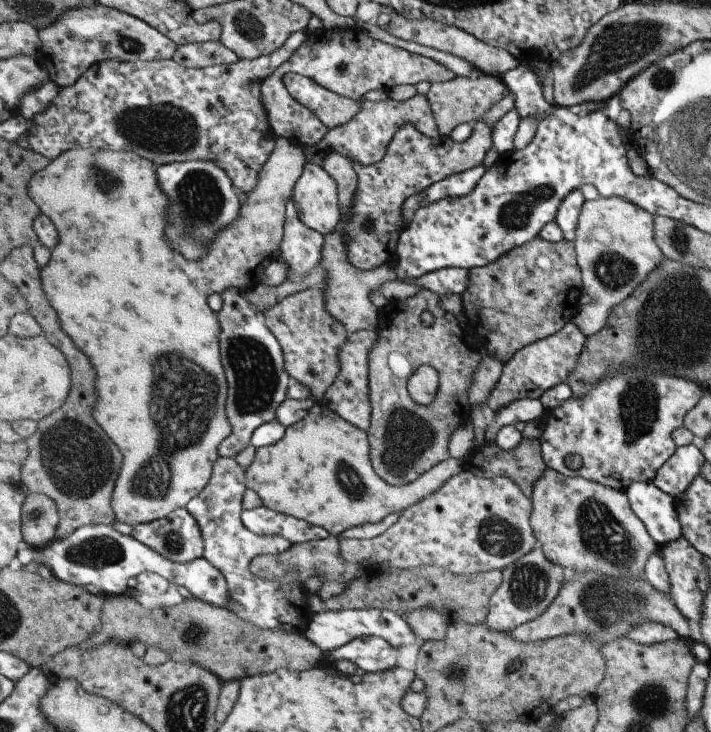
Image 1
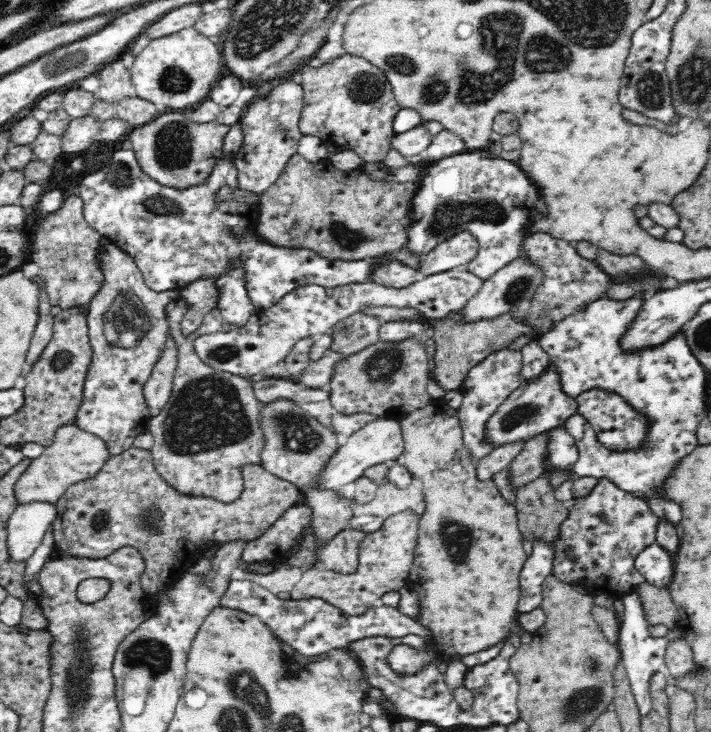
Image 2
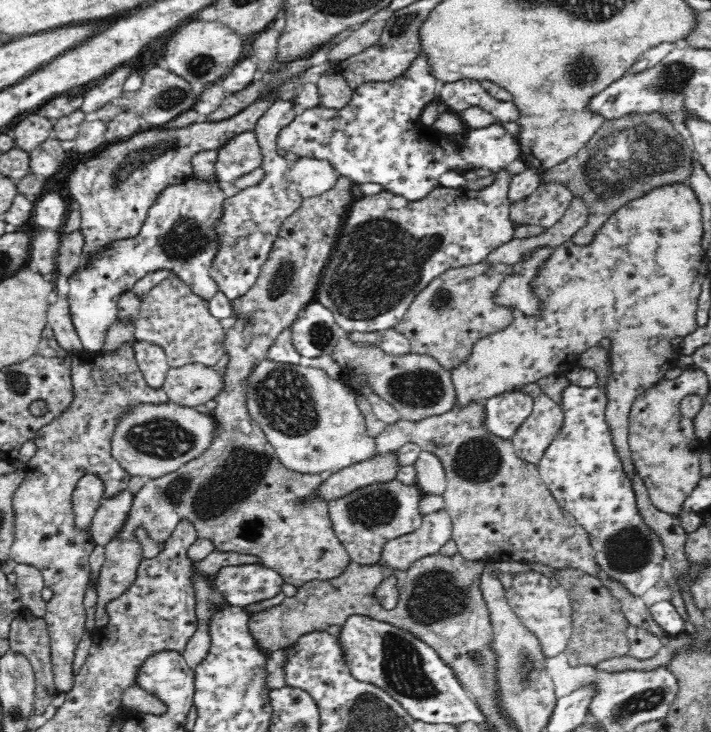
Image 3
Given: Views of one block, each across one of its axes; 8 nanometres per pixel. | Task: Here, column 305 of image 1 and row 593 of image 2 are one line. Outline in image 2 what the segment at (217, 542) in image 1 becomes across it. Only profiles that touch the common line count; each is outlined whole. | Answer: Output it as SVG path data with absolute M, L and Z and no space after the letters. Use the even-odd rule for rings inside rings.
M608 479L599 480L590 494L582 498L574 498L566 505L568 515L560 522L558 534L554 535L555 557L552 574L562 582L581 586L581 589L592 597L606 595L616 600L634 593L636 587L645 581L640 571L636 569L635 558L642 550L655 544L658 517L644 497L618 488Z

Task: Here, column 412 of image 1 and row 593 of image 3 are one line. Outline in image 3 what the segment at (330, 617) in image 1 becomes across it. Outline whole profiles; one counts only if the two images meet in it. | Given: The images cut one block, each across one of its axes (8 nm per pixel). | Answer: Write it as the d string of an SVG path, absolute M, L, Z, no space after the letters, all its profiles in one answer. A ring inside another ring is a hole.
M570 381L563 388L559 404L564 411L565 424L552 442L558 446L548 446L536 464L540 479L563 510L585 529L594 551L595 563L603 579L610 578L619 582L631 596L642 596L660 578L665 577L668 571L666 552L658 531L654 531L640 515L631 478L625 472L621 458L612 443L610 429L605 420L606 386L583 387Z

